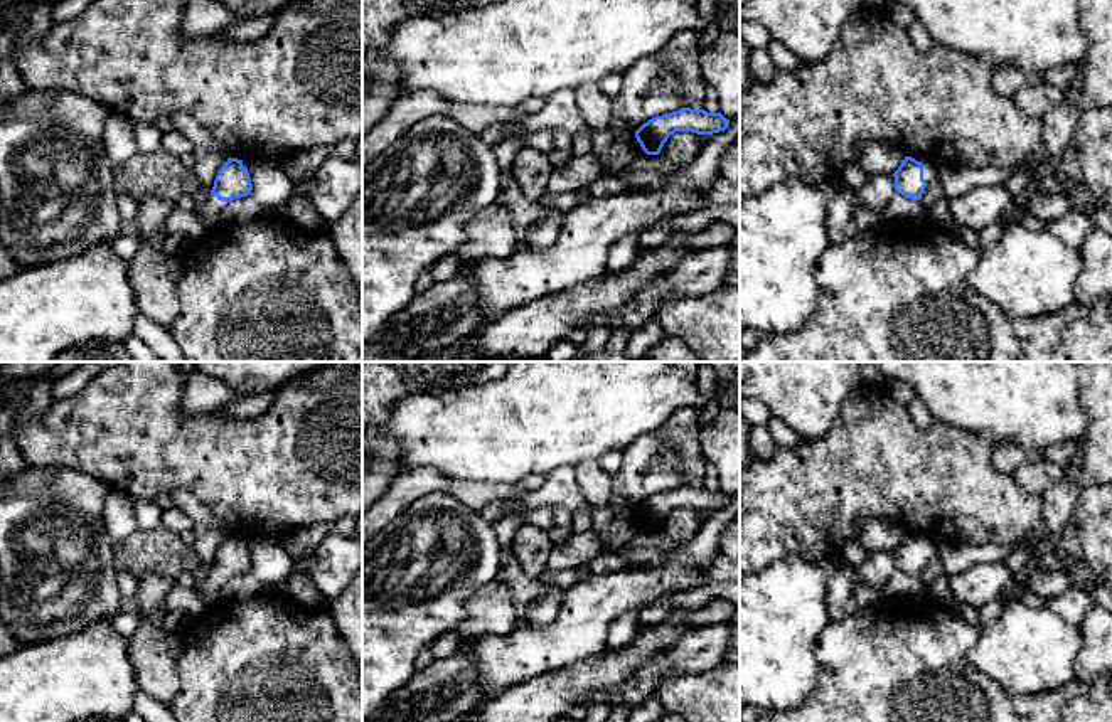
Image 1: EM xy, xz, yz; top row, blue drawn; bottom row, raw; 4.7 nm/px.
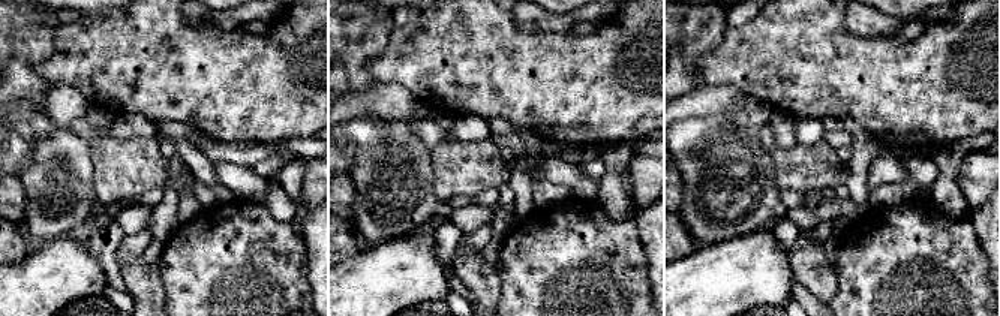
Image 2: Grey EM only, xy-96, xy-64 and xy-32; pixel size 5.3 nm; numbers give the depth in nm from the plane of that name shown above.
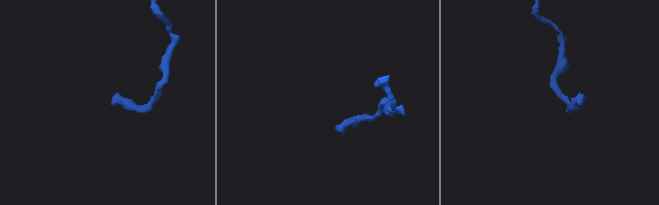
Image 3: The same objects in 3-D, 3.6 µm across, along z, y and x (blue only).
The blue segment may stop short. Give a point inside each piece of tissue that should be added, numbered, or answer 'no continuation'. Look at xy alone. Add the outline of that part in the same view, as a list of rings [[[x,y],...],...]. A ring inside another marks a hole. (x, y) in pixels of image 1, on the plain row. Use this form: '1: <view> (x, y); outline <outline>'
1: xy (209, 591); outline [[[209,572],[206,582],[202,586],[194,586],[199,599],[211,606],[221,597],[221,589],[227,579],[219,577],[217,574]]]

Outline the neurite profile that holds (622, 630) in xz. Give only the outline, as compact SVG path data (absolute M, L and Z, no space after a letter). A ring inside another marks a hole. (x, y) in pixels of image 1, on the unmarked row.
M628 609L608 628L607 650L618 650L628 645L639 631L640 609Z

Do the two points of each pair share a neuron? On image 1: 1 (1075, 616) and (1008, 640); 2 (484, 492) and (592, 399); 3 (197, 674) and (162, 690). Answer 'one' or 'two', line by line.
1: two
2: two
3: two

